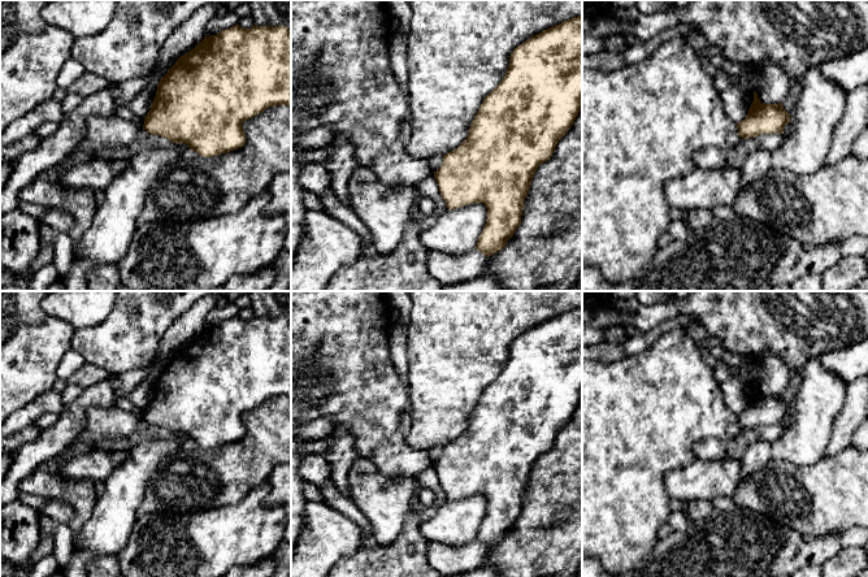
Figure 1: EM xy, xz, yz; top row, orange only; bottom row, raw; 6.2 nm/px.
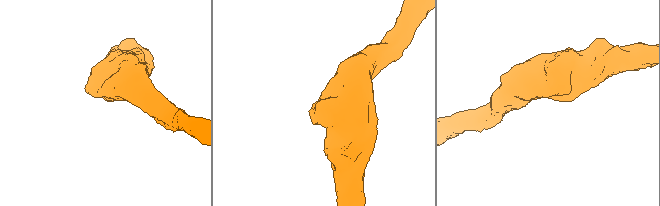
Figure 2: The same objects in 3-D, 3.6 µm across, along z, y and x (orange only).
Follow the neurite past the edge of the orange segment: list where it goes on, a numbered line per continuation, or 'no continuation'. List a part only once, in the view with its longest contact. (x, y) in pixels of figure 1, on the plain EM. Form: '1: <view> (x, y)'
no continuation

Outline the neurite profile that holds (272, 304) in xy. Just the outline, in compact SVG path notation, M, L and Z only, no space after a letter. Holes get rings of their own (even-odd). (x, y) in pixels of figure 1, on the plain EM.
M248 291L255 316L286 317L291 322L291 291Z

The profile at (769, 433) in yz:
M778 424L761 425L755 429L742 430L733 439L720 439L715 437L703 439L693 446L693 451L699 460L741 460L746 448L756 439L768 442L777 441L784 435L786 429L786 426Z

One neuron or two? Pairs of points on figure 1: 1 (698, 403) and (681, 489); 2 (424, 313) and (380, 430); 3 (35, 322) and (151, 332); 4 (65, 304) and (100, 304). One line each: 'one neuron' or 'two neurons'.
1: two neurons
2: two neurons
3: one neuron
4: one neuron

